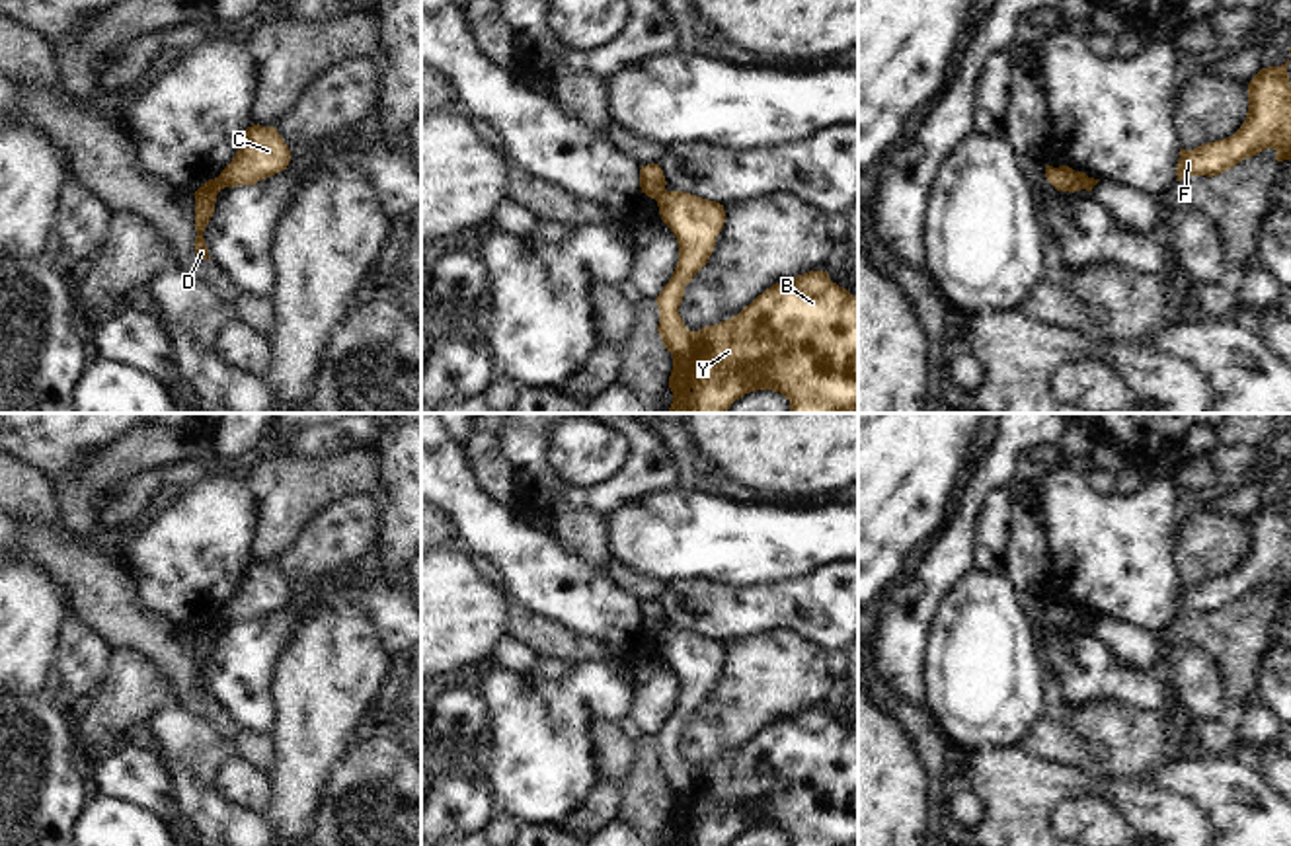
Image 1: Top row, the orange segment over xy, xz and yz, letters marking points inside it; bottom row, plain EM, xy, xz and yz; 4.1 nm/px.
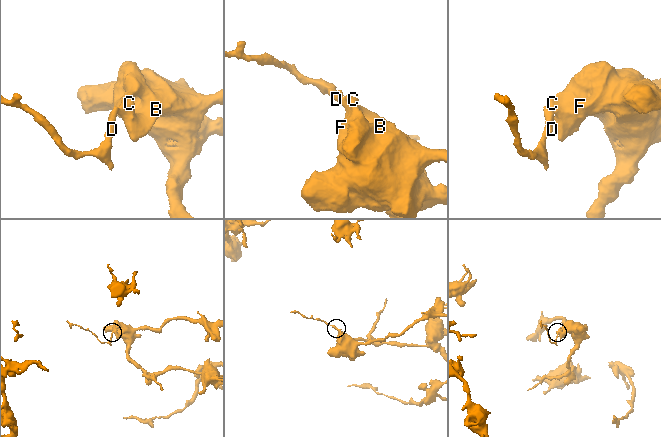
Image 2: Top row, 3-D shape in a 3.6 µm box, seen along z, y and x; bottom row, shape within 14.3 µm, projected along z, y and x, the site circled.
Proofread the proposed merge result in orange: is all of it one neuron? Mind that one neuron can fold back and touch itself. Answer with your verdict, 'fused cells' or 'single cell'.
fused cells

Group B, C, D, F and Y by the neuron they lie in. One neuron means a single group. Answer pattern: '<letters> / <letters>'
B C F Y / D

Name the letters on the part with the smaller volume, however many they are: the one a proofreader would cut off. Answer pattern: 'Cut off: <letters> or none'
Cut off: D.

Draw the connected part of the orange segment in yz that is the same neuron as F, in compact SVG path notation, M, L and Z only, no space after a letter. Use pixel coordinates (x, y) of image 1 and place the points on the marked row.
M1287 64L1262 68L1248 84L1248 113L1229 138L1180 148L1176 181L1188 175L1219 175L1244 158L1273 148L1275 160L1291 160L1291 86Z

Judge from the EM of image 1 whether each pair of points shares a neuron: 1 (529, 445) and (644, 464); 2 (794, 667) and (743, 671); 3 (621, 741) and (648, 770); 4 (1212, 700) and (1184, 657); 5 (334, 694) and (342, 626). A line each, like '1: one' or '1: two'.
1: one
2: one
3: two
4: one
5: one

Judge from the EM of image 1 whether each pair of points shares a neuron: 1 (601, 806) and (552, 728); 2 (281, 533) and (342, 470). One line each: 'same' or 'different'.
1: different
2: same

